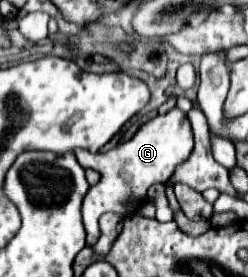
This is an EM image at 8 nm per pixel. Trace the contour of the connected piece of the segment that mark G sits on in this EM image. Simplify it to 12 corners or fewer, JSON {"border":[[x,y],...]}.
{"border":[[173,107],[105,153],[77,151],[101,173],[83,199],[89,245],[105,211],[143,203],[193,151]]}

